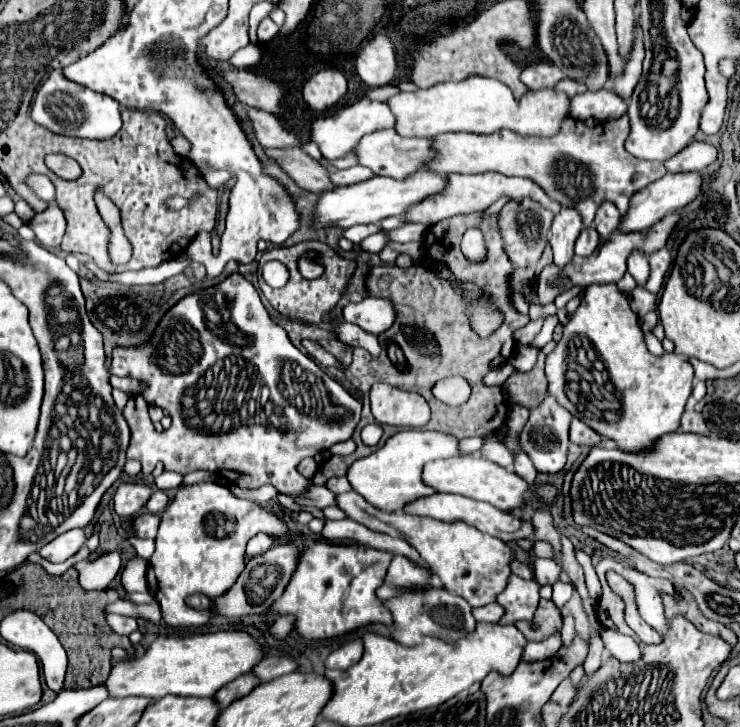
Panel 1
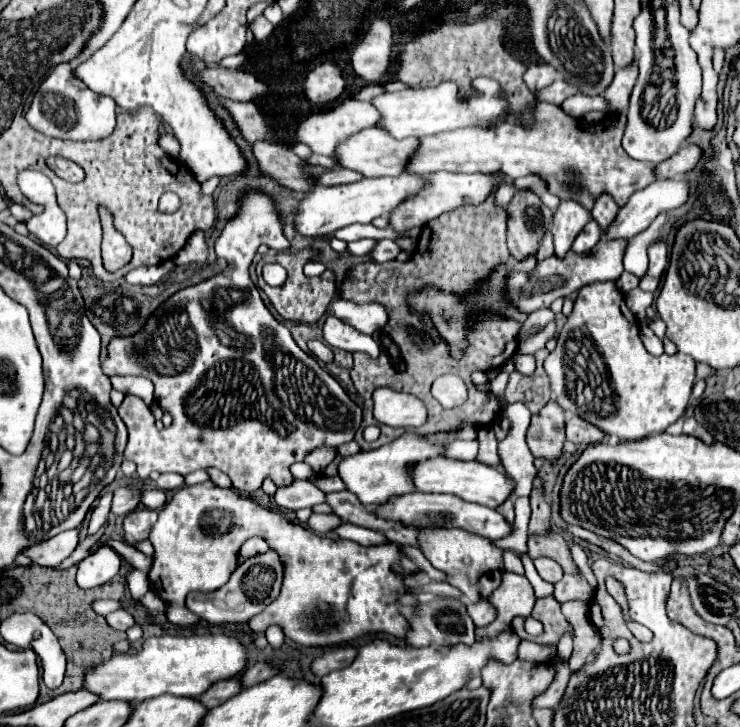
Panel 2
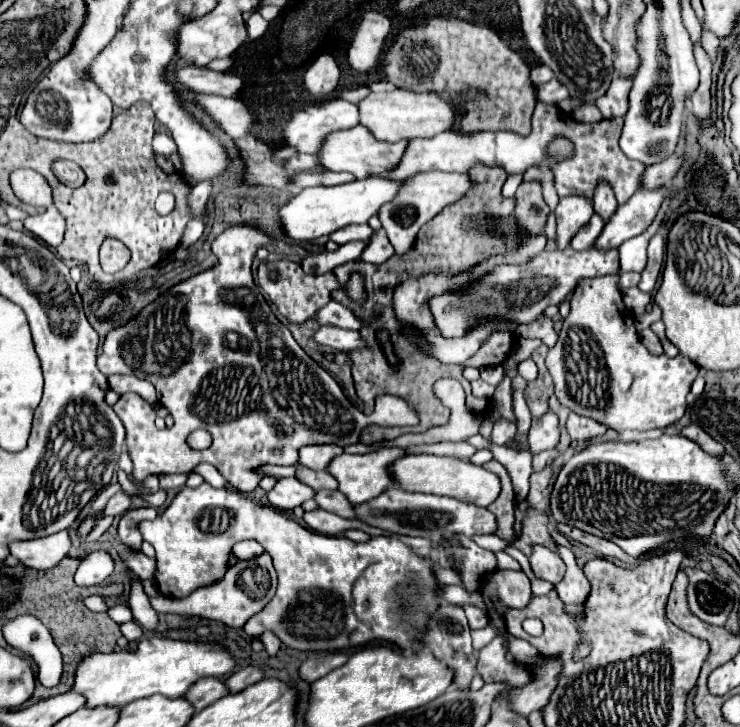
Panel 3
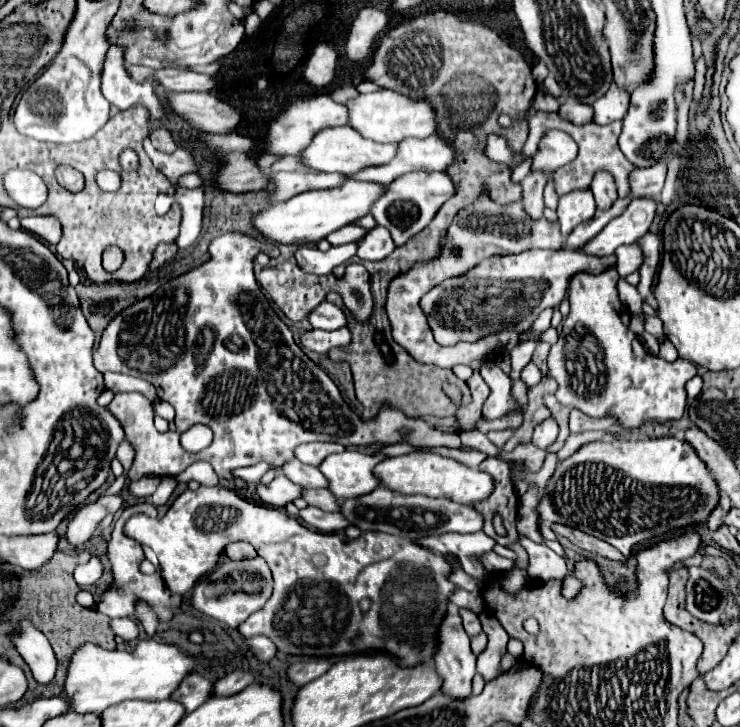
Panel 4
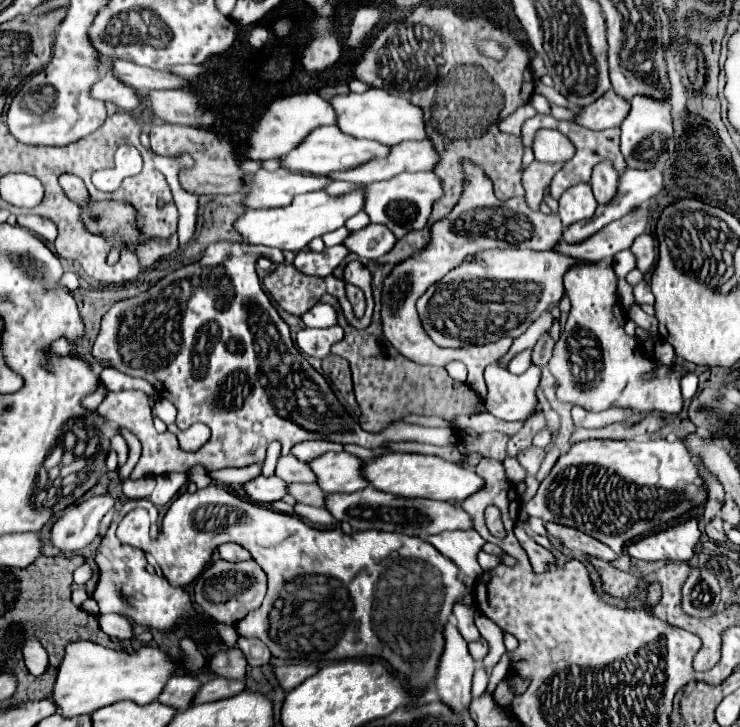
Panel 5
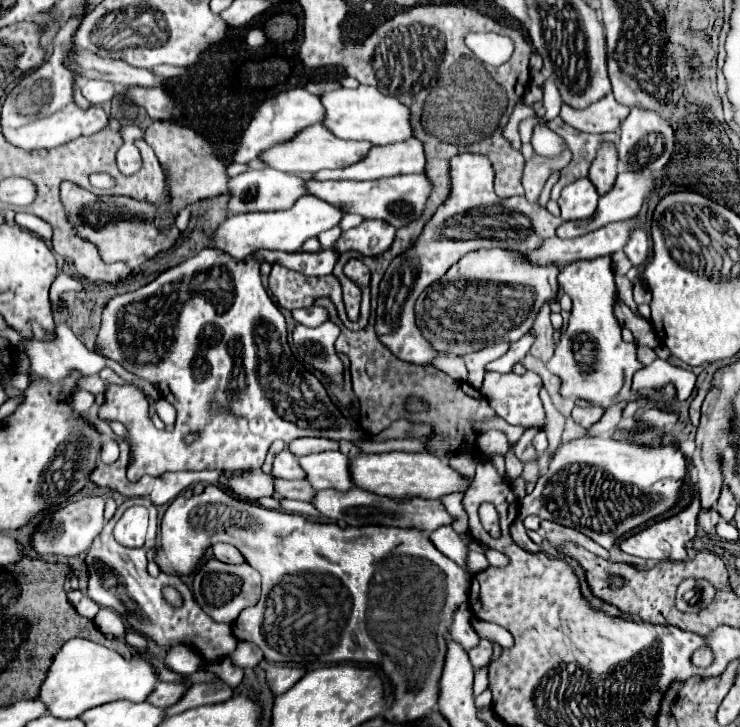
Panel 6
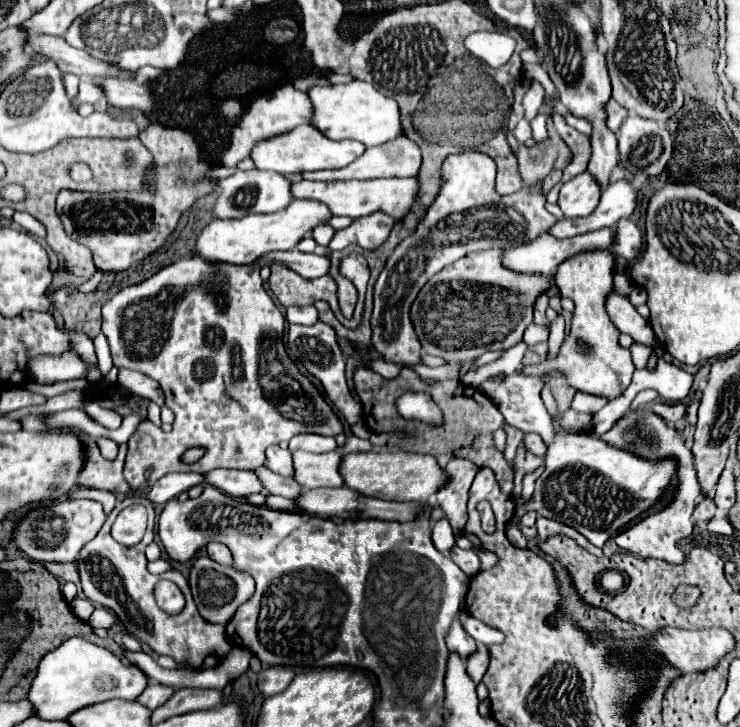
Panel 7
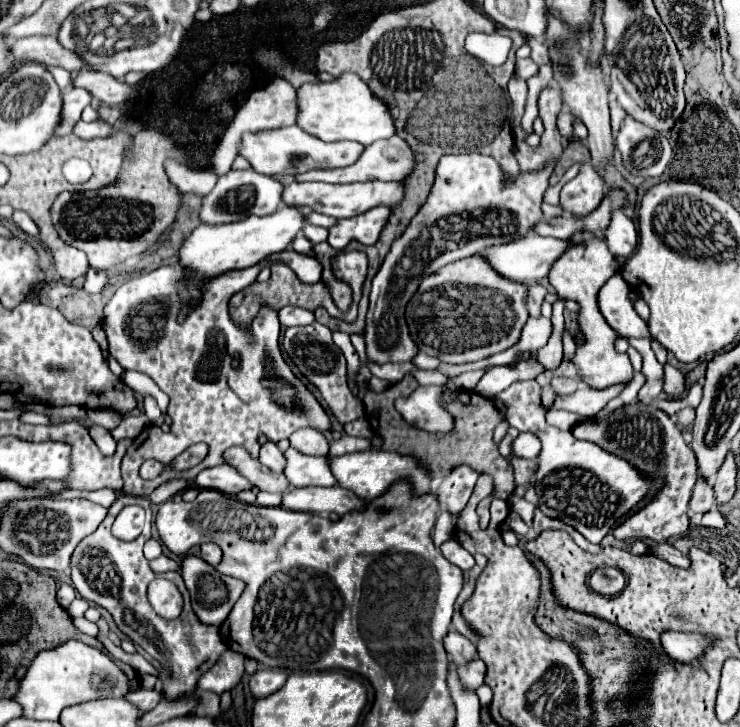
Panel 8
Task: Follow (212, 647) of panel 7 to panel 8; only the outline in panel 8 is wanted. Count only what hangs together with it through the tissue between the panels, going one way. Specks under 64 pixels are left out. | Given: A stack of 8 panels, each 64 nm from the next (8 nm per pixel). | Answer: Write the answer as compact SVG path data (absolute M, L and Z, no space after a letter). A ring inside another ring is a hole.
M120 494L116 498L116 502L108 508L108 514L100 522L100 526L76 546L72 560L70 560L70 568L72 568L70 578L72 578L74 590L84 600L94 602L96 606L108 610L114 624L120 628L120 632L126 634L134 644L138 644L138 648L142 652L146 652L154 664L160 664L158 676L156 676L158 690L164 694L166 700L178 700L178 698L192 696L196 692L200 676L218 660L218 656L226 650L226 646L222 644L216 626L206 626L206 624L200 624L200 620L196 620L196 614L192 612L190 596L188 596L188 590L182 582L180 572L156 574L154 570L150 570L148 560L142 554L142 546L150 538L153 520L151 502L148 502L146 498ZM130 504L138 504L146 510L146 528L136 540L124 542L120 538L114 538L110 528L112 528L114 518L118 516L118 512ZM158 576L172 580L176 584L176 588L180 590L180 594L184 596L184 610L172 622L160 618L152 610L152 606L148 604L148 598L146 598L148 578L158 578Z

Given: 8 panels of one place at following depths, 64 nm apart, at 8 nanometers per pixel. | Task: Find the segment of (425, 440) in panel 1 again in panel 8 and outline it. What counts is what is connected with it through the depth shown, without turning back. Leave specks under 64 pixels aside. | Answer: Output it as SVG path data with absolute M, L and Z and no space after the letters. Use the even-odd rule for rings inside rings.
M288 448L284 452L286 466L284 476L288 482L296 488L302 486L334 486L334 476L328 468L328 458L316 458L316 456L304 456L296 452L294 448Z

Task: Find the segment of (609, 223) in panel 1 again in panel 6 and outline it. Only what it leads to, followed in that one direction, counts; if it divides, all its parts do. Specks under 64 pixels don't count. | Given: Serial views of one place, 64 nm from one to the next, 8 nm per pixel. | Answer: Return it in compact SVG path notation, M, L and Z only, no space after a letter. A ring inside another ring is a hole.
M602 142L600 150L590 166L590 180L596 186L598 194L608 192L608 188L612 188L616 174L618 174L618 152L616 146L612 142Z

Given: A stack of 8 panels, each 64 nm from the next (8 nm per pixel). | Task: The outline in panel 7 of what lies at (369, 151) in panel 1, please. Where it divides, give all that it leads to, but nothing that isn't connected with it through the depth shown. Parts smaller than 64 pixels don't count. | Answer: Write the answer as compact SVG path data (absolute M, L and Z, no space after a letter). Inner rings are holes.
M298 126L290 132L260 140L258 144L254 144L250 158L254 160L258 170L272 170L272 172L280 172L280 174L300 174L306 170L344 168L350 162L354 162L358 156L362 156L364 150L366 150L366 146L360 142L328 140L326 136L316 132L316 128L312 128L312 126Z

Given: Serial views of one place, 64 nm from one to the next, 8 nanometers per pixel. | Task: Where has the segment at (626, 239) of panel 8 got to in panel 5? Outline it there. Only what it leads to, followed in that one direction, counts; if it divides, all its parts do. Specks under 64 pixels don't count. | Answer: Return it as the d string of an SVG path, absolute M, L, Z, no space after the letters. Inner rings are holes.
M642 234L634 240L634 244L630 246L630 252L636 256L636 268L646 274L654 260L656 260L656 246L654 246L654 238L650 234Z

